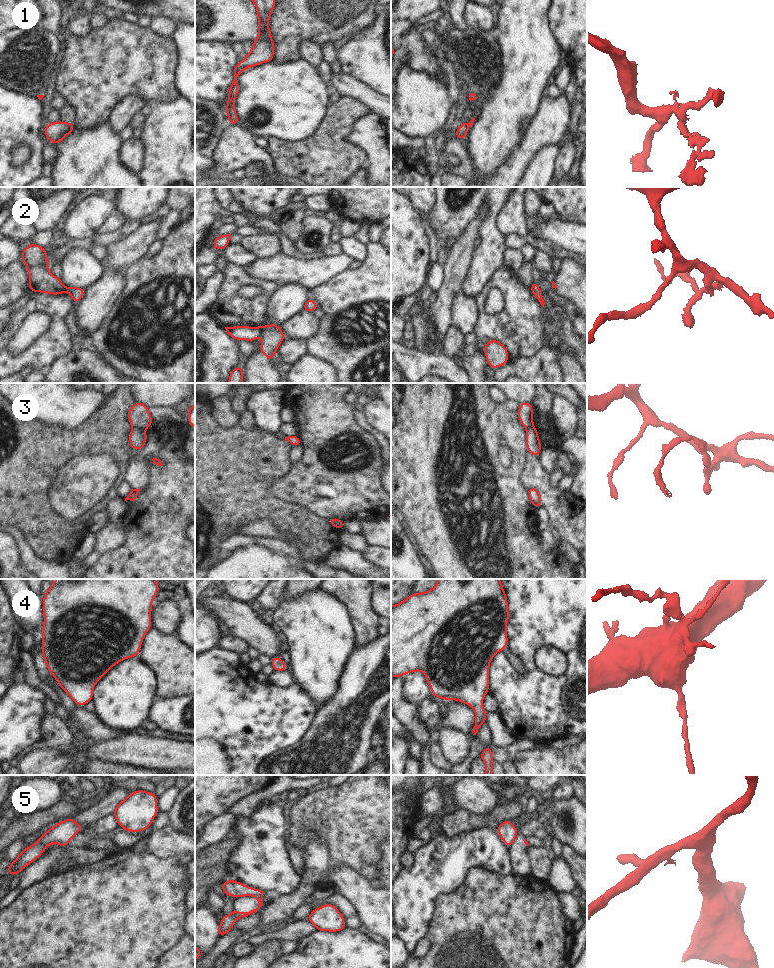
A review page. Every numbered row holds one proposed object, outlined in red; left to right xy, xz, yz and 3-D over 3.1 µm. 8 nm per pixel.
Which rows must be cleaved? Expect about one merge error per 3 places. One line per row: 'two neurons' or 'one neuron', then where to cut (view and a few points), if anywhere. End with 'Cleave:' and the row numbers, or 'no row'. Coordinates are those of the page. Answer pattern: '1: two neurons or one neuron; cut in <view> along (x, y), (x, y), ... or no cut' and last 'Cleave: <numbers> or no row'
1: one neuron; no cut
2: two neurons; cut in xz along (257, 327), (261, 335)
3: two neurons; cut in xy along (132, 427), (142, 427), (144, 429)
4: one neuron; no cut
5: two neurons; cut in xz along (263, 894), (254, 896)
Cleave: 2, 3, 5

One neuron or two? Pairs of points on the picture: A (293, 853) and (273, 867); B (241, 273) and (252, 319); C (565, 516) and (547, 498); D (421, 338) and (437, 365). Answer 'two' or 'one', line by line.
A: two
B: one
C: one
D: two

